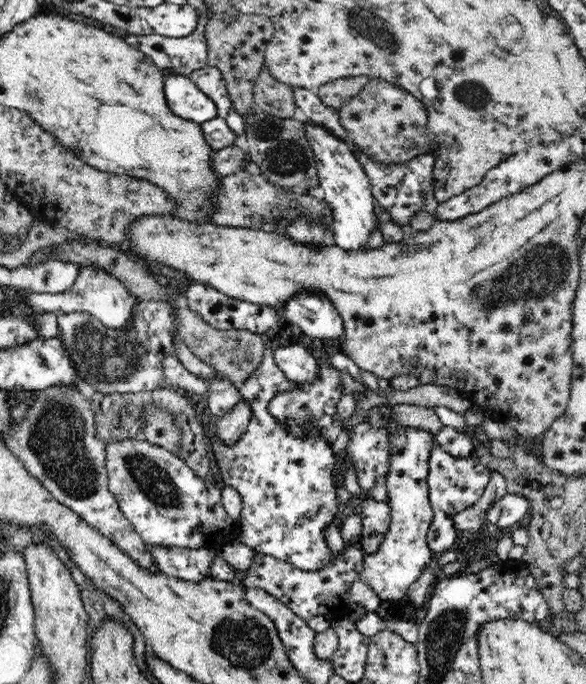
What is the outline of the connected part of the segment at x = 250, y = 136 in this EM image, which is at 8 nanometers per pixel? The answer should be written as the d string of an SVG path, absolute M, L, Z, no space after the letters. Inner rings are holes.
M256 108L243 117L248 143L248 156L253 166L268 182L285 190L307 194L319 185L312 147L305 138L303 122L274 117Z

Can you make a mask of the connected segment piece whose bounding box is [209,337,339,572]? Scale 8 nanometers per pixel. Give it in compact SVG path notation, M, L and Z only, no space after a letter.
M265 337L267 350L260 367L250 376L250 379L240 387L243 399L251 404L252 416L244 434L232 445L228 445L213 435L209 438L214 464L220 472L220 478L225 486L236 490L241 496L242 512L237 520L237 539L260 554L288 562L296 569L318 572L331 564L332 551L326 543L324 530L328 524L333 524L338 512L338 487L335 484L335 451L330 443L315 430L314 423L301 423L301 434L296 435L290 430L286 420L270 415L269 406L280 393L294 392L298 386L286 378L284 372L273 359L275 348L273 342Z

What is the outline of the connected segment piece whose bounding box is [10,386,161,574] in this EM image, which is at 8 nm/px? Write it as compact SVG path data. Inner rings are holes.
M56 386L54 390L38 390L35 394L36 406L32 406L24 422L10 433L11 451L60 504L76 512L146 573L160 573L148 546L124 516L119 502L108 488L106 445L96 436L92 404L88 404L86 397L74 386Z

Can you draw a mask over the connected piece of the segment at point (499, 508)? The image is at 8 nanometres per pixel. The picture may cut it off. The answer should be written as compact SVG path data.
M506 493L488 508L486 524L496 524L499 528L506 528L513 523L520 522L529 510L531 510L531 504L527 498Z

